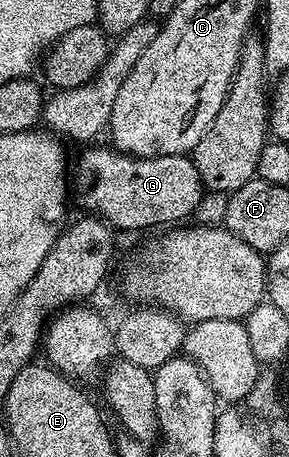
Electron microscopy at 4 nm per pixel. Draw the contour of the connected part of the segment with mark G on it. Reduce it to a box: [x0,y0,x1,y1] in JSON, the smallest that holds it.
[70,145,206,232]

